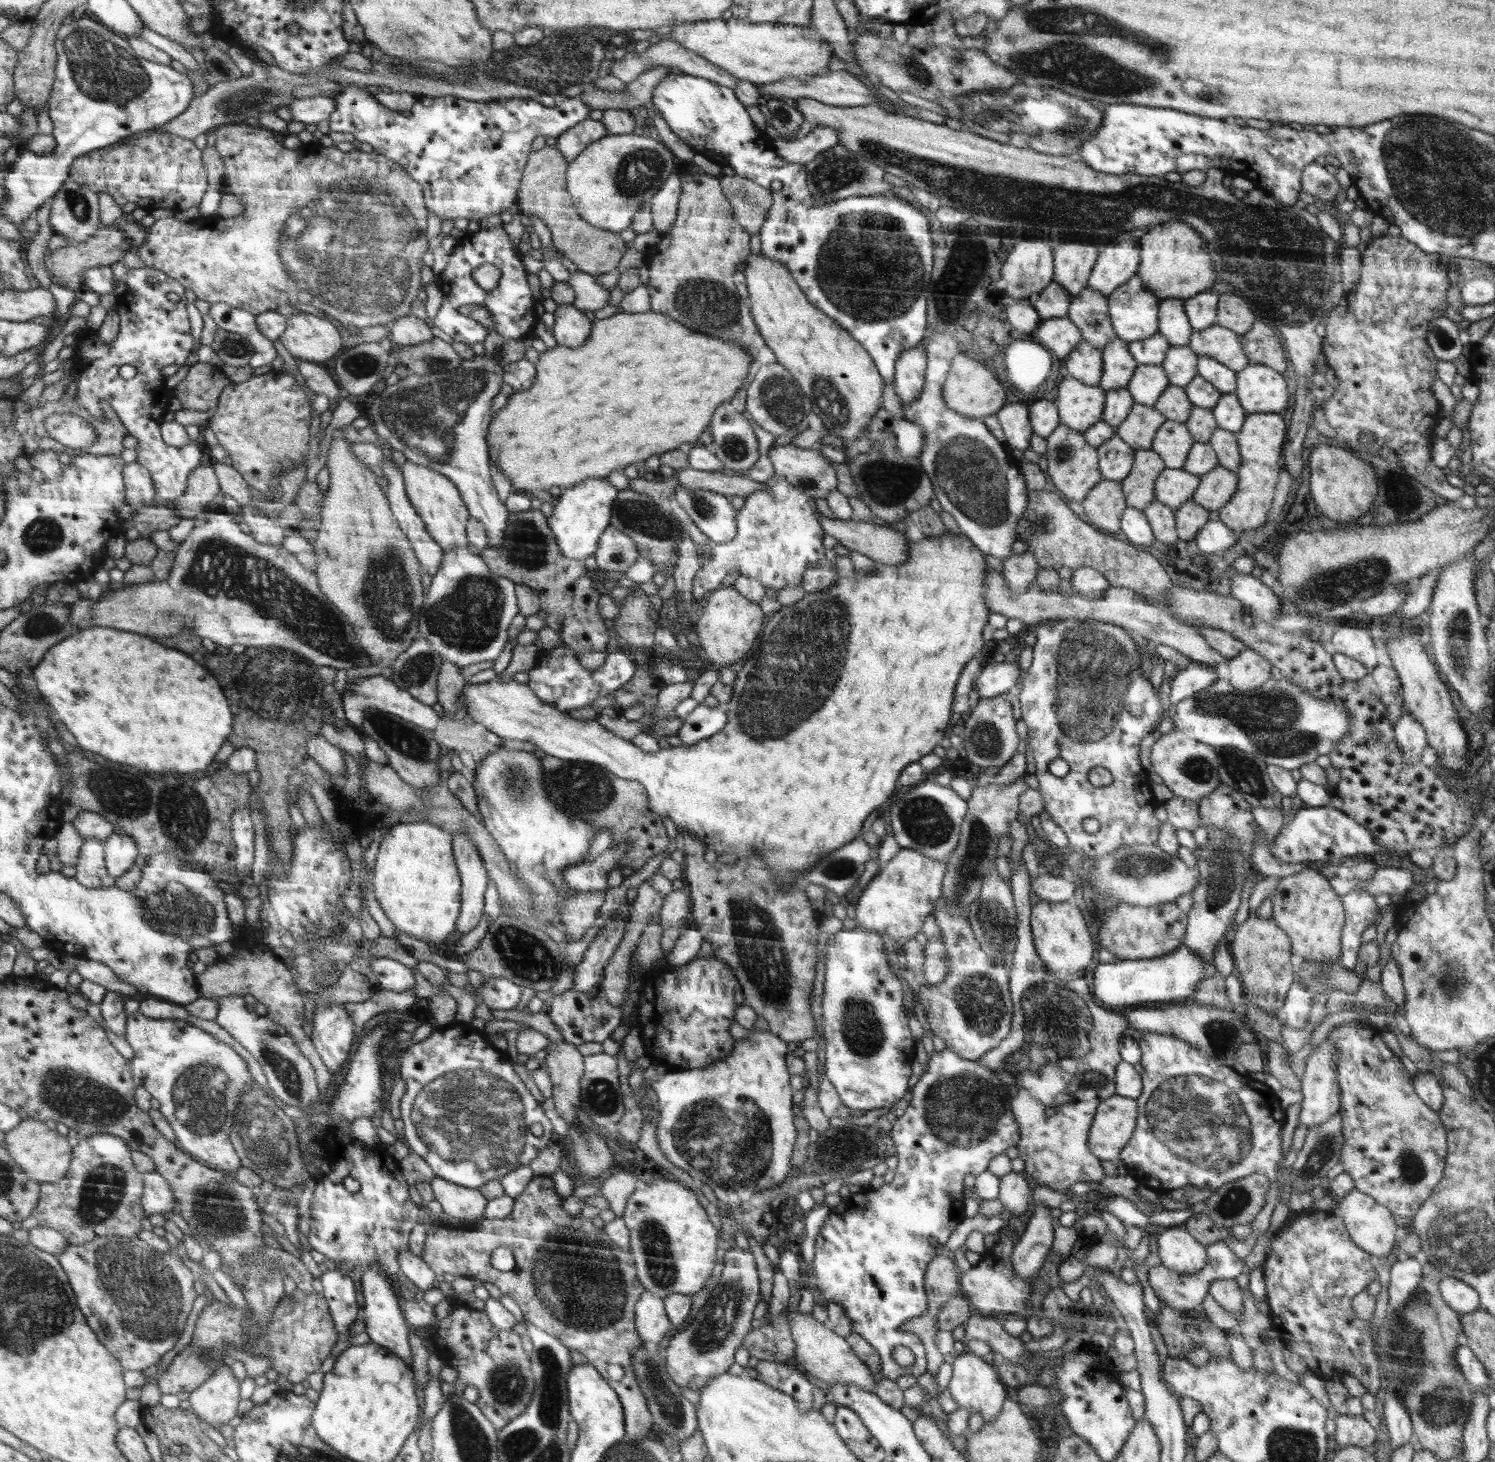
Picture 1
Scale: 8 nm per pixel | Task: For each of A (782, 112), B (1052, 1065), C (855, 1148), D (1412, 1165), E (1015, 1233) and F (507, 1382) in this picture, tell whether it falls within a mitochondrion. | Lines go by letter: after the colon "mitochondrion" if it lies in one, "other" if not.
A: mitochondrion
B: mitochondrion
C: mitochondrion
D: mitochondrion
E: other
F: mitochondrion

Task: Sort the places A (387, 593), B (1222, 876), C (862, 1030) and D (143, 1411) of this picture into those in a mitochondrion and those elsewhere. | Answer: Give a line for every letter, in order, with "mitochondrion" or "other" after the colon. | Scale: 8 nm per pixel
A: mitochondrion
B: mitochondrion
C: mitochondrion
D: other

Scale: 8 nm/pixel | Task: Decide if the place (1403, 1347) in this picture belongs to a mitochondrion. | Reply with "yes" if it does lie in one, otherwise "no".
yes

